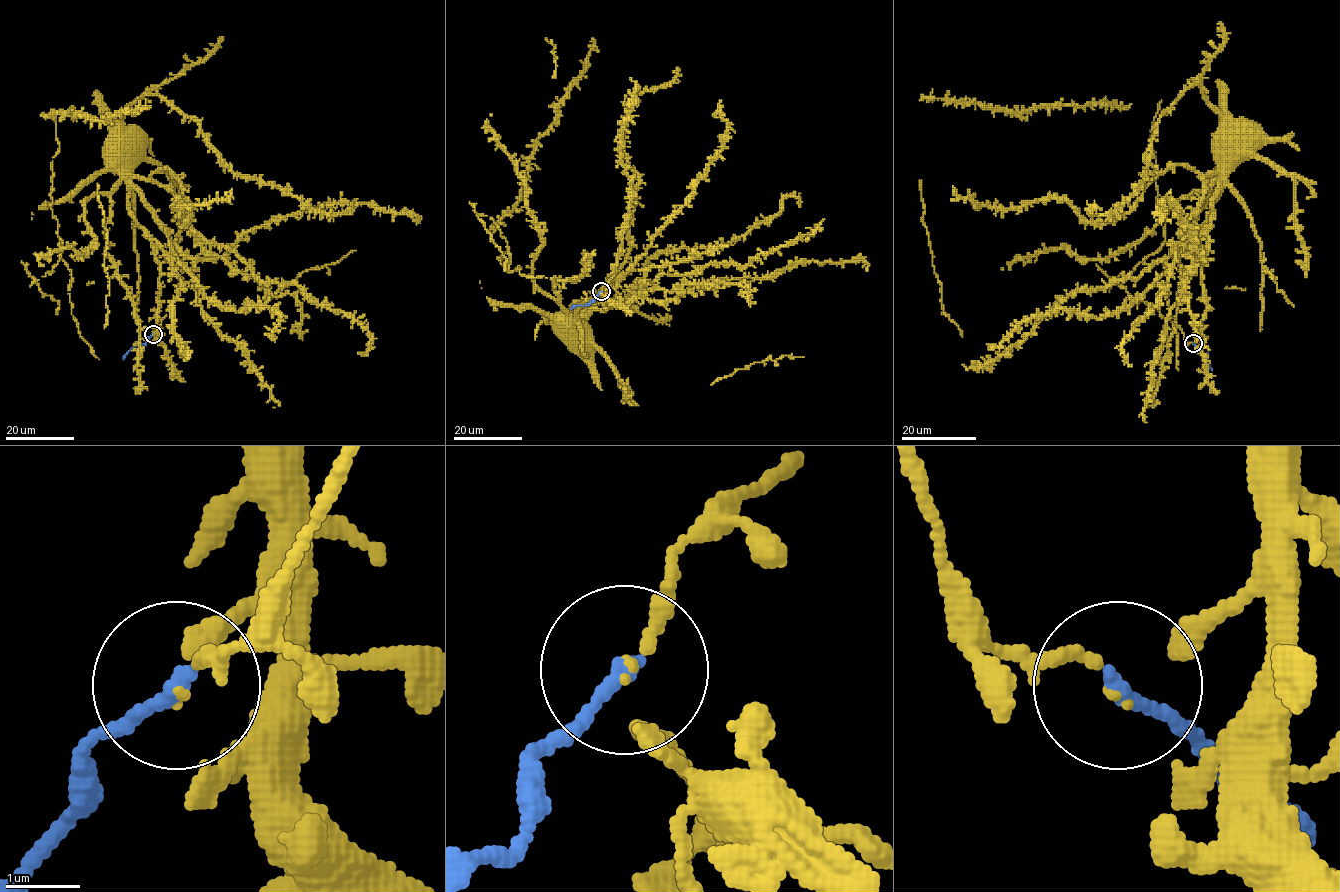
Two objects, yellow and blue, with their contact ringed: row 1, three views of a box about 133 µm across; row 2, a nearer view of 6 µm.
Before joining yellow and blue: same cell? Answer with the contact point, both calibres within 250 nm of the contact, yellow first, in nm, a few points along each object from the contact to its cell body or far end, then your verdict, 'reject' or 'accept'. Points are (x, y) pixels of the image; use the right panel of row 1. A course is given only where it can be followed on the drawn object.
place (1193, 343); calibres 60 and 240 nm; course yellow (1192, 344), (1200, 337), (1206, 310), (1199, 231), (1223, 183), (1225, 138), (1227, 131), (1233, 128); course blue (1192, 344), (1207, 354), (1211, 370); accept

